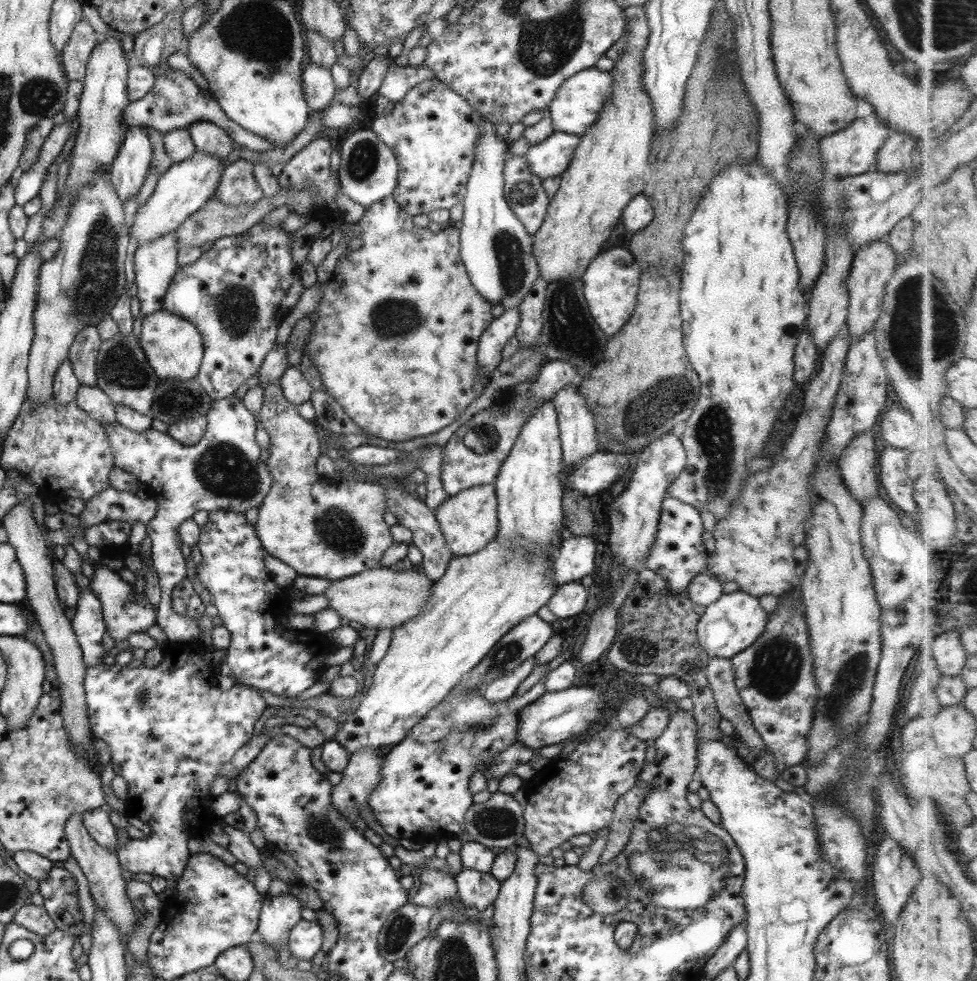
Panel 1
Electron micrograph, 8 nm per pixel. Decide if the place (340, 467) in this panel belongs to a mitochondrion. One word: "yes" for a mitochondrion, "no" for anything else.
no

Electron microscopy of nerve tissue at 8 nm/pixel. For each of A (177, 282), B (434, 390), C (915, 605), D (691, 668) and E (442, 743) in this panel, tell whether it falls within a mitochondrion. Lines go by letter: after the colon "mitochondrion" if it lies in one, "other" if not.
A: other
B: other
C: other
D: other
E: mitochondrion

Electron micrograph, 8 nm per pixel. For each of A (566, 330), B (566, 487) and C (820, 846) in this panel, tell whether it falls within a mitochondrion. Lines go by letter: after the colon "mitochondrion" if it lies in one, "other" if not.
A: mitochondrion
B: other
C: other

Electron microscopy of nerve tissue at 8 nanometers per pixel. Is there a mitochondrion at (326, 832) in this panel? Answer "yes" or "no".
yes

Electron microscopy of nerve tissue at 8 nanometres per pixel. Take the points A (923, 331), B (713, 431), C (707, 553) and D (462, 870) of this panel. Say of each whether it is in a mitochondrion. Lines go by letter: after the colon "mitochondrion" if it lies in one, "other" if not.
A: mitochondrion
B: mitochondrion
C: other
D: other

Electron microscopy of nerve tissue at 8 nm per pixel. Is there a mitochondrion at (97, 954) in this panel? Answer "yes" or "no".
no

